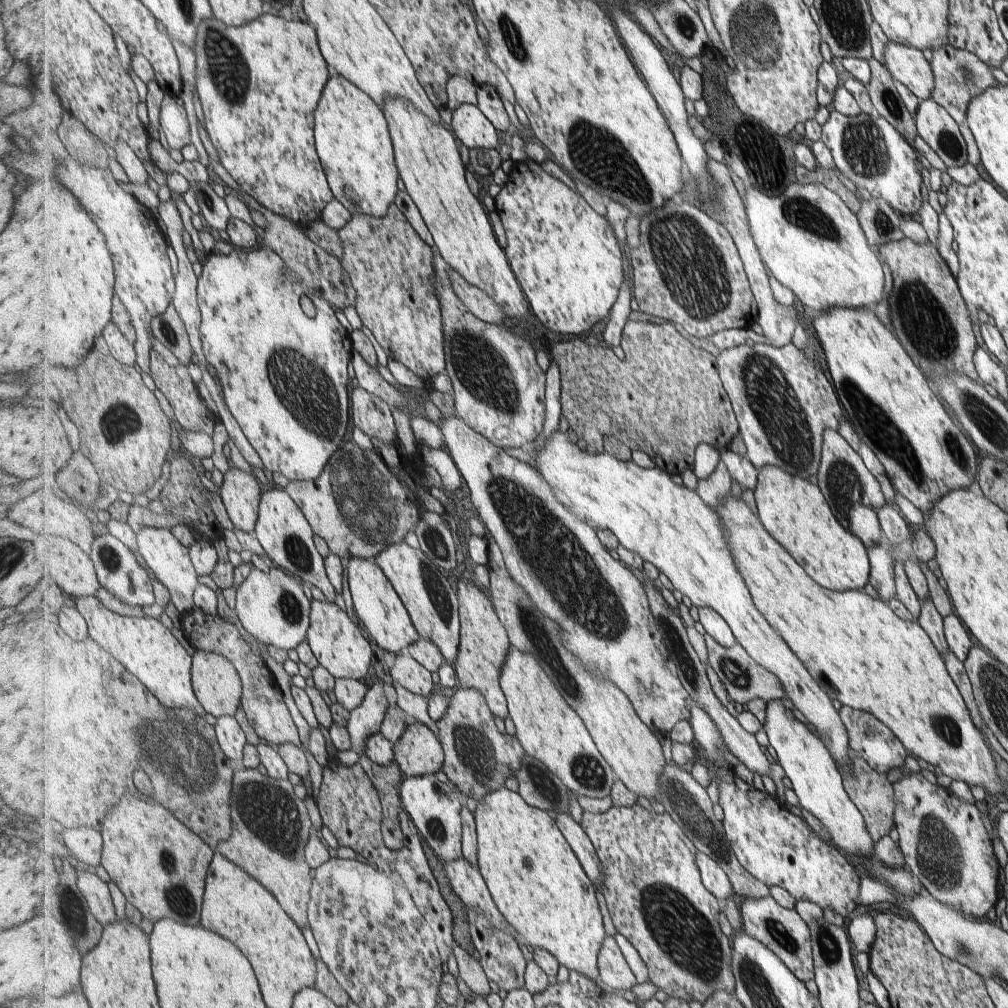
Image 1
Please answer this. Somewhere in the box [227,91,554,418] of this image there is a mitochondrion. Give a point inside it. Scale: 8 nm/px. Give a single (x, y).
(481, 370)

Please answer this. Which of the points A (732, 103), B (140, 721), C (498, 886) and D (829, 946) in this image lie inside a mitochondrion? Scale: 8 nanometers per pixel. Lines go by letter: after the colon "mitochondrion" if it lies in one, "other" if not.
A: other
B: mitochondrion
C: other
D: mitochondrion

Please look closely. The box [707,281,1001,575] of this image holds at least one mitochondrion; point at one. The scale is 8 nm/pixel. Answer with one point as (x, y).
(764, 390)

